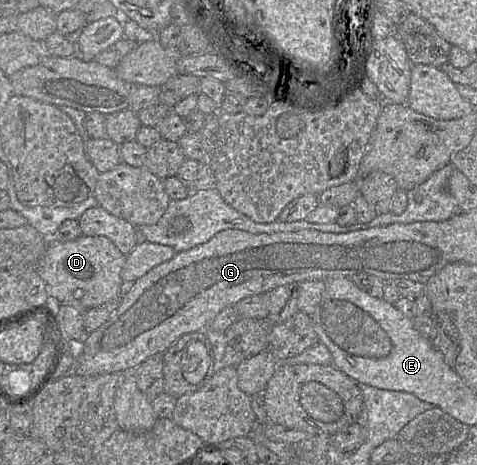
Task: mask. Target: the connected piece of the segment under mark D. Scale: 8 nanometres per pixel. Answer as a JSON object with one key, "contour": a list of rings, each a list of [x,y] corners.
{"contour":[[[81,235],[66,242],[50,238],[37,274],[44,281],[50,298],[62,305],[88,310],[122,297],[125,284],[121,271],[125,262],[126,255],[105,236]]]}

